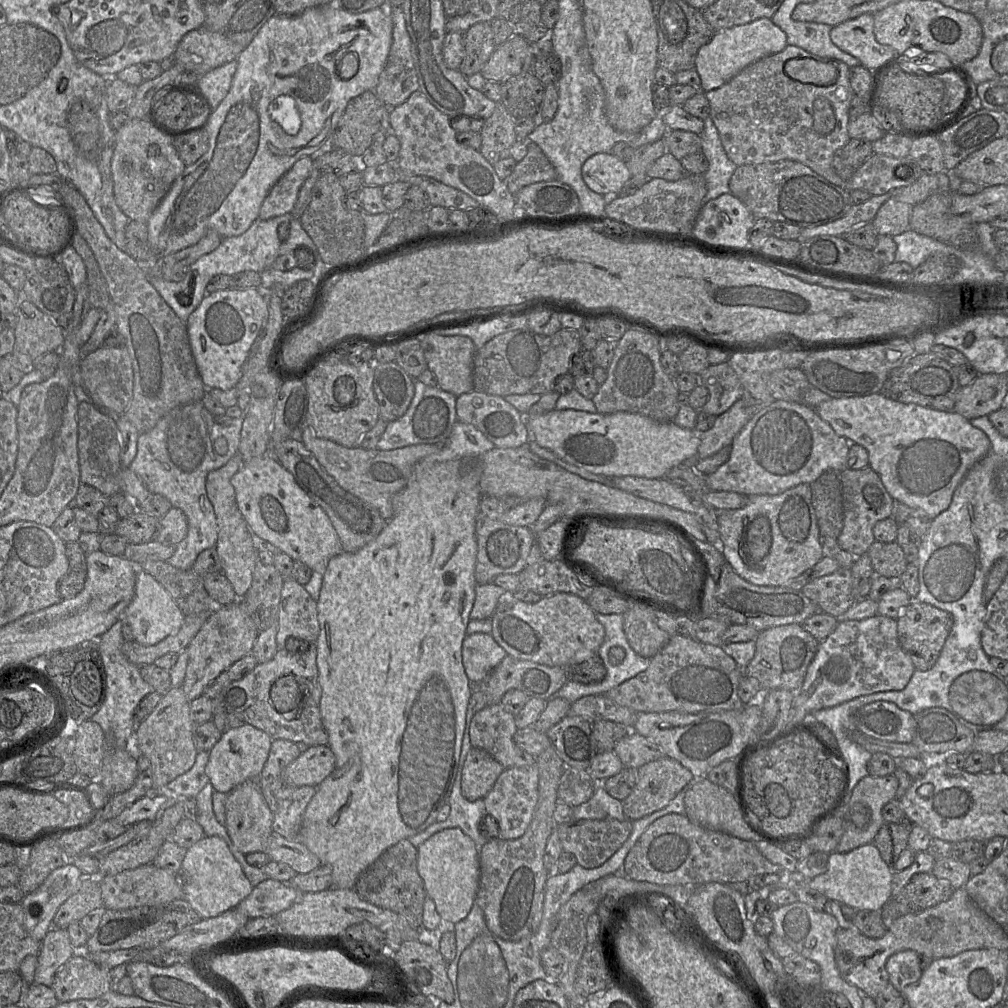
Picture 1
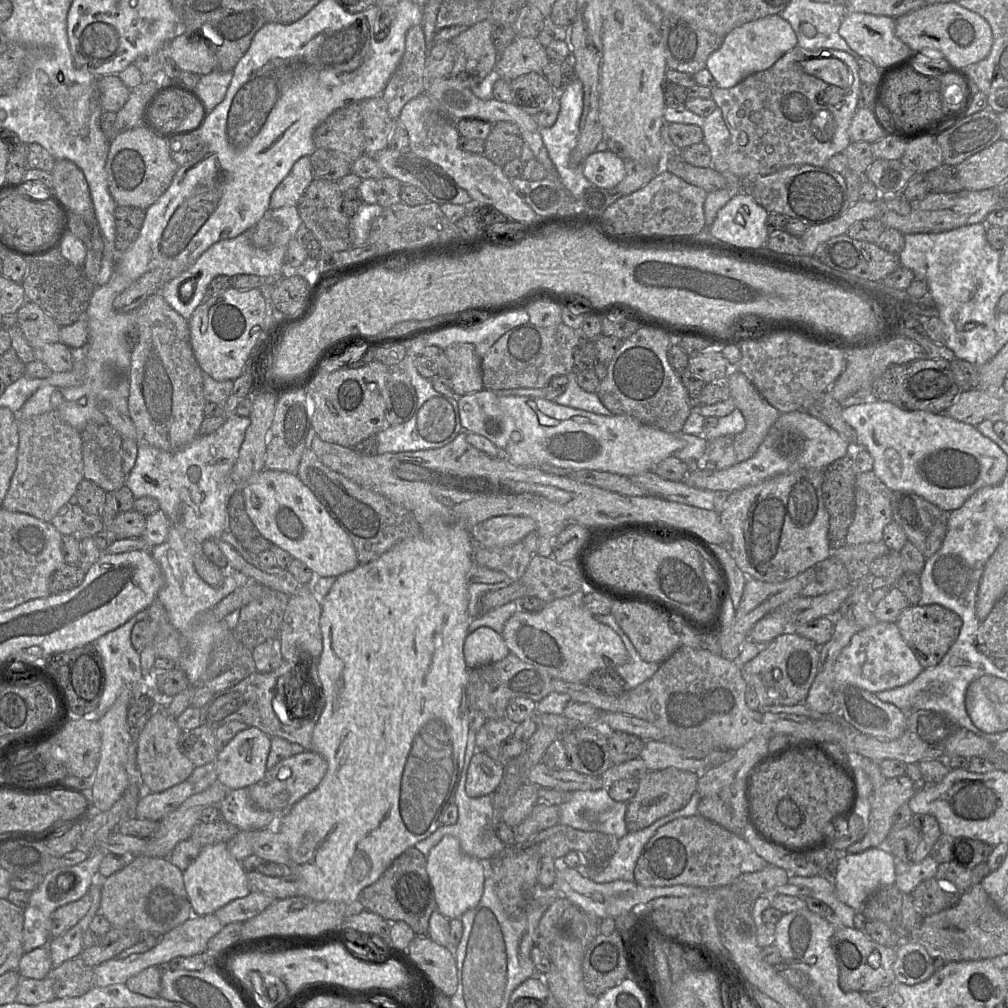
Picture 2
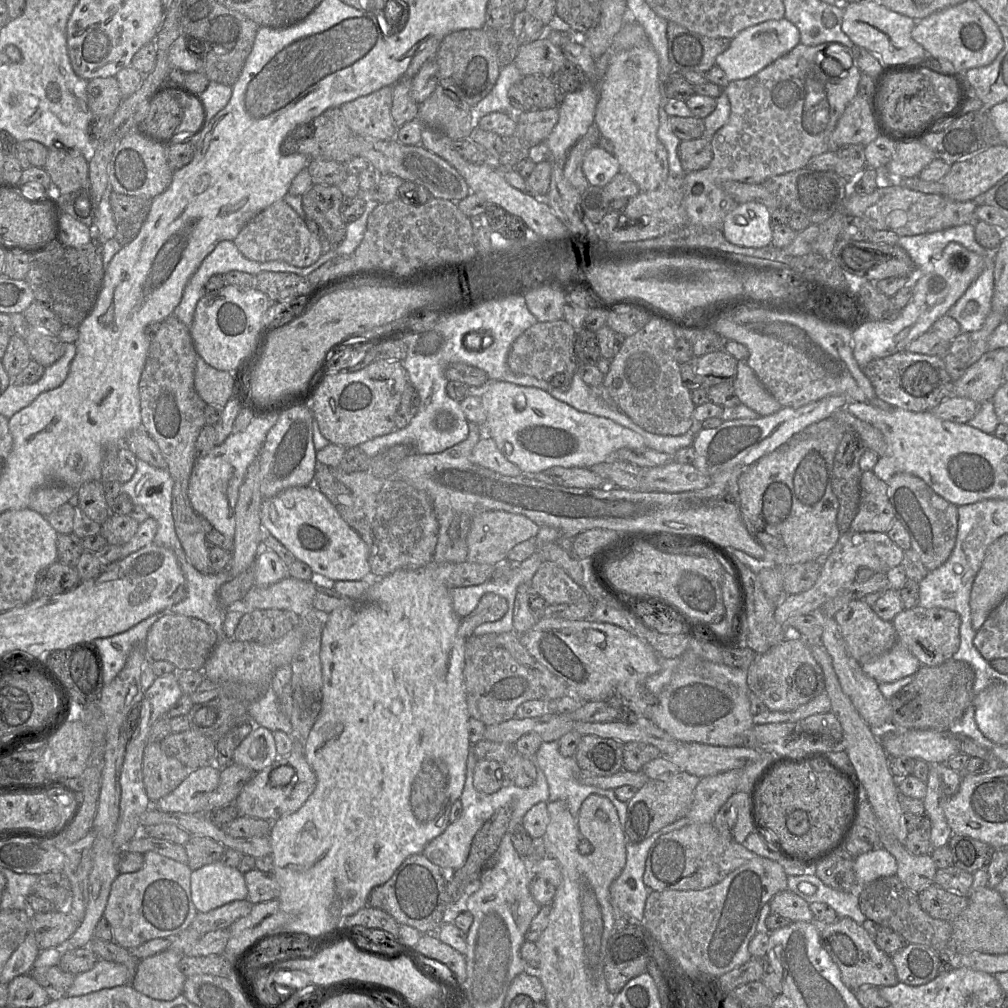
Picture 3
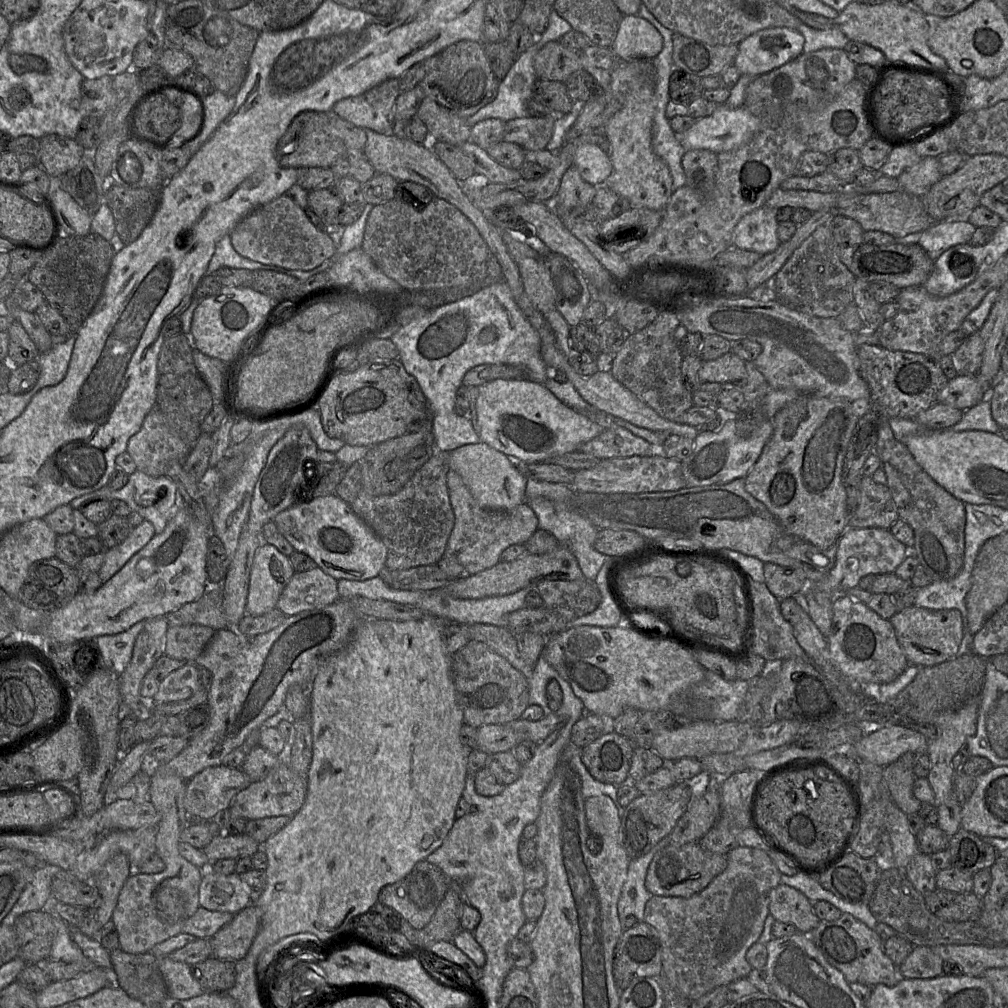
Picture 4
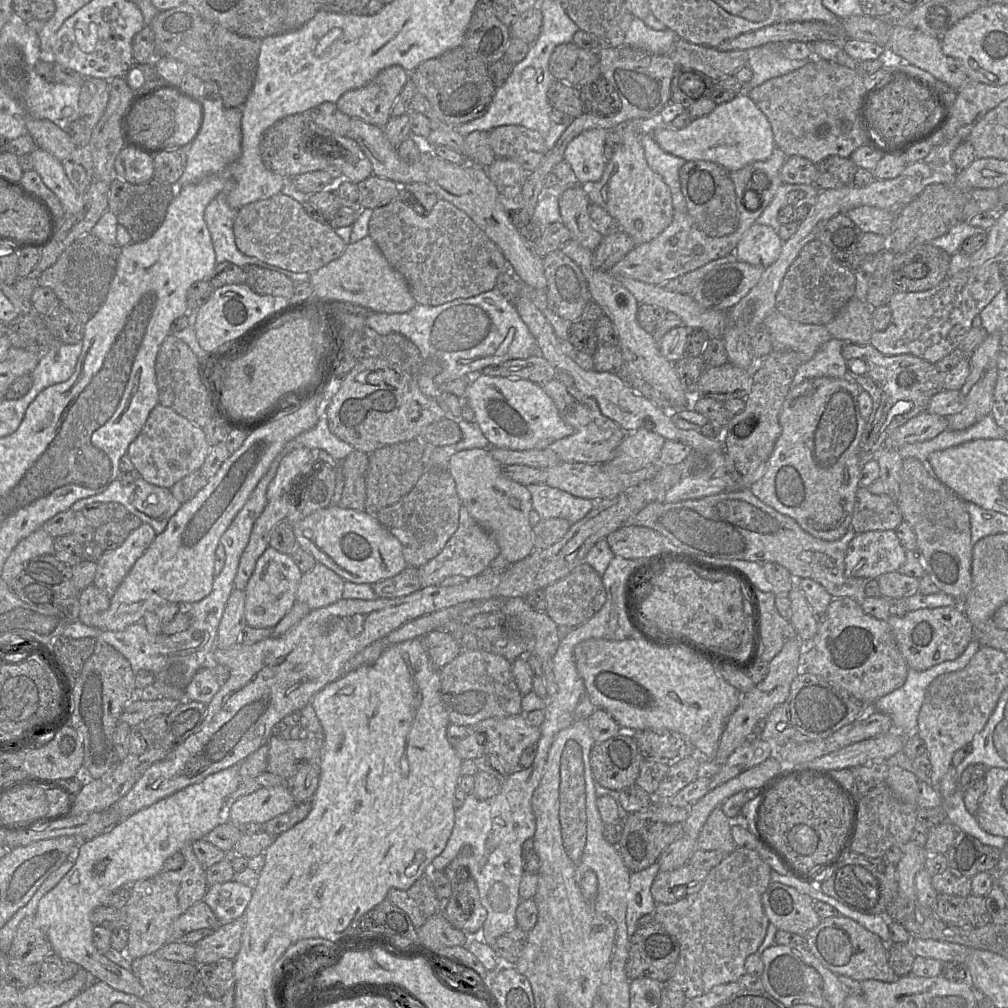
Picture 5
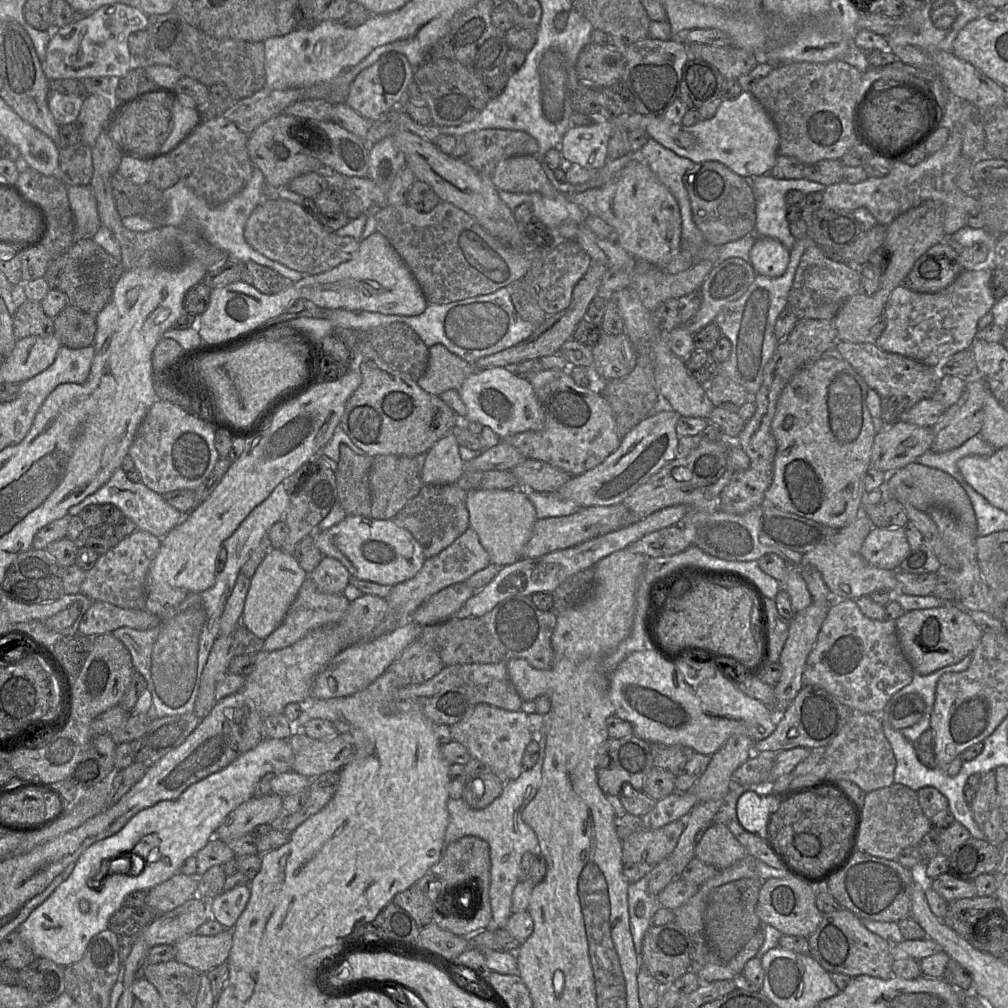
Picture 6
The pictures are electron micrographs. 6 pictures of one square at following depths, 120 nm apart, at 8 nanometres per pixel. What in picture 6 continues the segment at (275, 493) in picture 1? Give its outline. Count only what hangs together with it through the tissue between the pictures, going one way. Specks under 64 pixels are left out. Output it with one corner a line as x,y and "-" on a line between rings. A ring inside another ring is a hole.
346,516
344,520
320,533
315,528
310,534
315,545
324,556
339,560
349,571
350,575
366,581
382,585
394,586
413,578
422,568
426,558
420,544
405,528
395,524
393,519
379,520
372,517

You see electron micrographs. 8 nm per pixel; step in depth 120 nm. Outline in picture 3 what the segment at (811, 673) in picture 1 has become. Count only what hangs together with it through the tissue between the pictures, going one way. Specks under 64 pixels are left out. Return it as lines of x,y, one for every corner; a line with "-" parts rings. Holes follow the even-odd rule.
900,642
883,654
861,664
862,669
879,683
888,683
915,675
922,666
917,657

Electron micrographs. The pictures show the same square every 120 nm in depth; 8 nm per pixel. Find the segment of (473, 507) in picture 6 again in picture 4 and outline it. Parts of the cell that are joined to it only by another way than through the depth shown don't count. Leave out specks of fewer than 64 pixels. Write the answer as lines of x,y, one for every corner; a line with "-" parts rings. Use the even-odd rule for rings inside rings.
482,441
463,445
449,452
449,468
460,475
483,508
506,511
525,502
527,477
521,473
516,462

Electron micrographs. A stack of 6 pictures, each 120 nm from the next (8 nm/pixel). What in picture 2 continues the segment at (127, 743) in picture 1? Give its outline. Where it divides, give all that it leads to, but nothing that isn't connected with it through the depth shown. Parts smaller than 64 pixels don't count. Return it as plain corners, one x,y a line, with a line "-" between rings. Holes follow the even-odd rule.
146,610
132,616
127,622
118,628
100,636
95,643
102,656
102,664
105,672
105,687
99,705
93,716
102,717
116,701
123,685
136,686
136,692
145,688
151,688
151,676
144,677
141,670
140,652
131,643
131,631
136,622
148,618

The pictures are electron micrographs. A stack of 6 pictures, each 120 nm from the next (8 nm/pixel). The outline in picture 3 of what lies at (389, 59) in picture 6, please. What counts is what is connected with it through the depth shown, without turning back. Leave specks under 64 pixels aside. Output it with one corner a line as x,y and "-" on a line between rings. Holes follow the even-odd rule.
385,86
369,95
340,106
351,130
362,138
393,140
397,132
391,117
393,86

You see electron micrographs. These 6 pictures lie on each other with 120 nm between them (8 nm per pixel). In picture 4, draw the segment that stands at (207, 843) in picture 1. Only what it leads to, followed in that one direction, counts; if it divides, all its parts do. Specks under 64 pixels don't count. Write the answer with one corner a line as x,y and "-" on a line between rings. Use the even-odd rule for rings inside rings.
205,870
199,886
199,905
210,911
237,914
251,903
239,874
222,875

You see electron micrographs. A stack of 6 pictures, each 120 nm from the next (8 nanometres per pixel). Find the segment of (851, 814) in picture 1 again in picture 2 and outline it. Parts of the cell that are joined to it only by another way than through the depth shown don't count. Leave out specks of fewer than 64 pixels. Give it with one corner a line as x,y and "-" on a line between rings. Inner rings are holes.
907,776
887,779
884,785
874,790
869,800
868,830
865,836
846,849
847,854
857,854
885,845
892,827
896,810
914,796
916,790

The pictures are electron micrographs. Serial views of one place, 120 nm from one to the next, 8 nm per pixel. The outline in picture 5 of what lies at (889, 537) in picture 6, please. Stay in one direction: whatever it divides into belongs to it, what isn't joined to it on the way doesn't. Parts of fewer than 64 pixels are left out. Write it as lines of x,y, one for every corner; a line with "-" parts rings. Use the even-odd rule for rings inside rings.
895,530
858,533
847,548
846,575
876,579
899,570
906,560
906,553

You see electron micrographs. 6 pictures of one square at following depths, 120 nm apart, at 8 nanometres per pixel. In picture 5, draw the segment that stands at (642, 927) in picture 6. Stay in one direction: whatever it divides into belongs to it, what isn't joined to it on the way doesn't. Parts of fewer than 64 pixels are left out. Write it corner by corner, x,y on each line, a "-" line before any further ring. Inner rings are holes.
657,861
642,871
630,874
626,910
626,925
629,938
639,928
638,919
655,910
656,903
651,894
651,885
659,871

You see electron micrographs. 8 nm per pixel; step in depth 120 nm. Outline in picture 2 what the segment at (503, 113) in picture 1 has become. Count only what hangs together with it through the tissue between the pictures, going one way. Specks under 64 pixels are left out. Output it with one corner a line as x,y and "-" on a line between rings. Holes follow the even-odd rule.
496,125
484,141
483,155
494,164
503,167
509,161
520,158
524,141
521,136
507,134

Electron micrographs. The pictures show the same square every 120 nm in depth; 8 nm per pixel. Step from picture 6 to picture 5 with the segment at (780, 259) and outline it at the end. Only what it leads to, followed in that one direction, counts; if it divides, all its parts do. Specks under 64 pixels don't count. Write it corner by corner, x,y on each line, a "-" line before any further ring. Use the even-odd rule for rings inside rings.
754,223
737,244
738,261
764,268
772,265
782,252
783,241
770,226

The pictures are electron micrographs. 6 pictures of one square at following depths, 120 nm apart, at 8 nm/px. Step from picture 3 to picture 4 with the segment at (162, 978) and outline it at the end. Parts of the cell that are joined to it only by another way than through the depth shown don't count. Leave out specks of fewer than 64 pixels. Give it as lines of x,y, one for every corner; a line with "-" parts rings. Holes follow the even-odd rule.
163,956
158,957
158,966
169,997
184,1000
203,993
200,983
192,975
190,965

